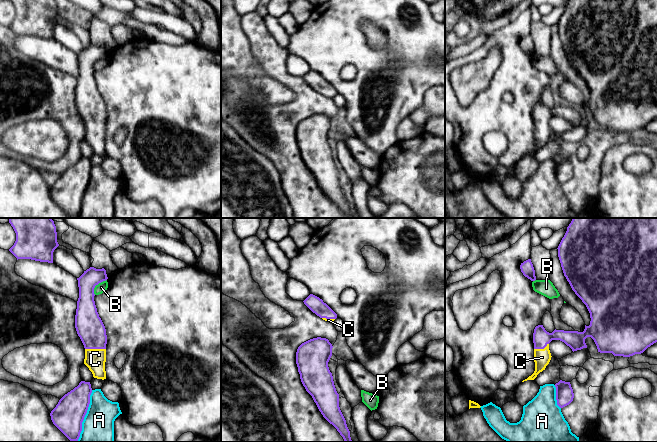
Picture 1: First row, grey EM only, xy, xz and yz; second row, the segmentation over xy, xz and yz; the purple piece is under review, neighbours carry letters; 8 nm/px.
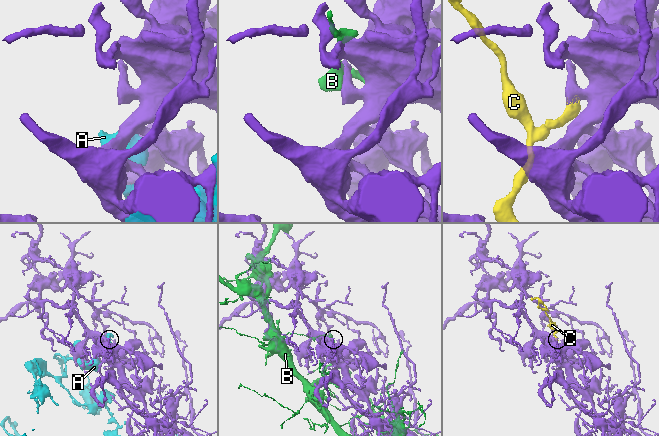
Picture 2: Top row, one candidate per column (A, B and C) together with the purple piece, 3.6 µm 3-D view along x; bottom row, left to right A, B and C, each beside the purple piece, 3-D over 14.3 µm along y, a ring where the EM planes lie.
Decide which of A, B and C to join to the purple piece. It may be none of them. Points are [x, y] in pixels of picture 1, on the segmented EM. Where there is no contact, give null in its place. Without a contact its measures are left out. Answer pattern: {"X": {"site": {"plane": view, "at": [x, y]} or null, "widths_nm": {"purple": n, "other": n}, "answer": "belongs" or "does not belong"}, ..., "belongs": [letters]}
{"A": {"site": {"plane": "xy", "at": [84, 416]}, "widths_nm": {"purple": 260, "other": 280}, "answer": "does not belong"}, "B": {"site": {"plane": "xy", "at": [96, 284]}, "widths_nm": {"purple": 180, "other": 80}, "answer": "does not belong"}, "C": {"site": {"plane": "xy", "at": [95, 348]}, "widths_nm": {"purple": 220, "other": 170}, "answer": "belongs"}, "belongs": ["C"]}

